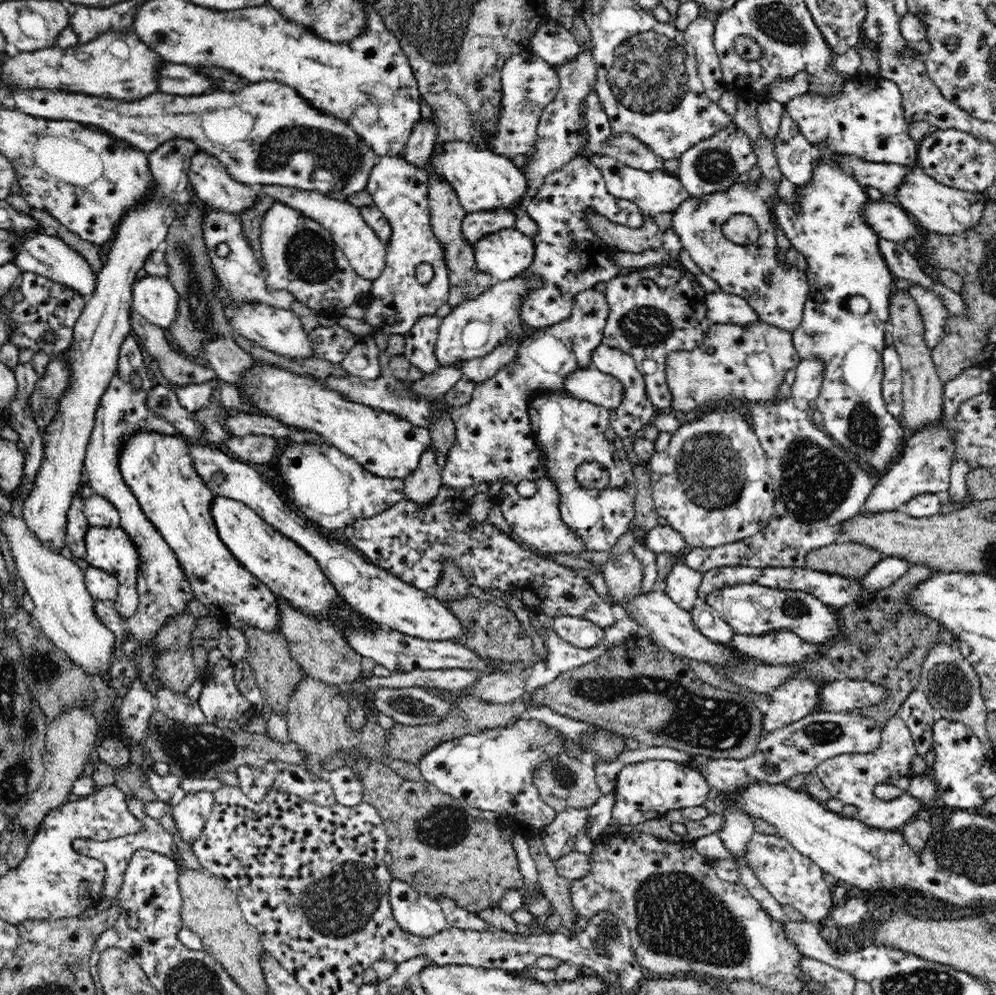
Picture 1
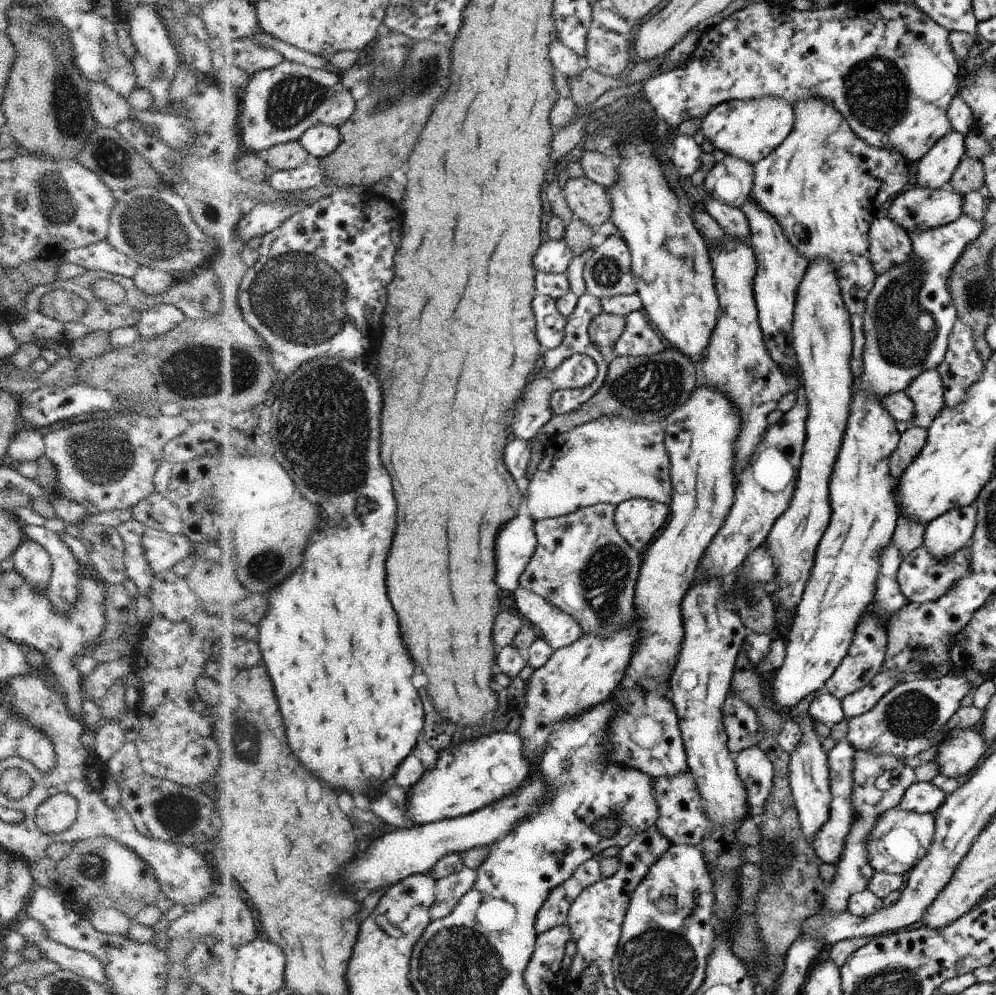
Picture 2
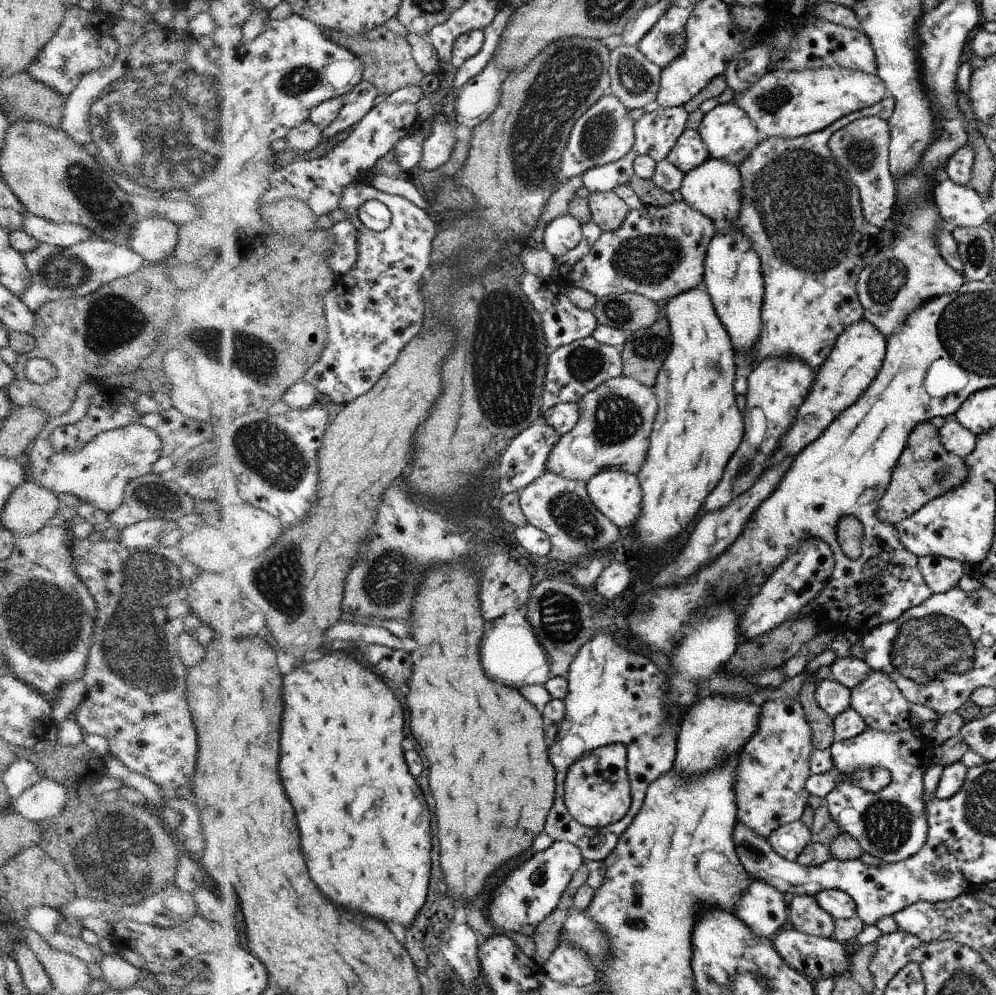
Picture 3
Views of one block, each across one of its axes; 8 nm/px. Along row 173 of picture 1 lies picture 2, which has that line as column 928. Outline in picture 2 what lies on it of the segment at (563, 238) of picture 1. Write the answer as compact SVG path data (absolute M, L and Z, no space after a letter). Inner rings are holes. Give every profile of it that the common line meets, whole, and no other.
M970 545L960 548L958 552L954 552L952 556L946 556L942 560L936 560L934 554L926 546L921 546L906 556L896 578L898 584L901 585L901 592L905 593L909 602L922 604L922 602L942 598L968 572L970 572Z

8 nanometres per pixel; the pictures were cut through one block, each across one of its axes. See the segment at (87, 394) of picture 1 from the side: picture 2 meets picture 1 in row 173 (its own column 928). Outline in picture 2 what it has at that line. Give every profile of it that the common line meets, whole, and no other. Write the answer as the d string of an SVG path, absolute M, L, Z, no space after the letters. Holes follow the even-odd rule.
M952 128L950 134L946 134L930 148L924 159L916 163L917 186L934 190L948 187L965 151L965 135Z

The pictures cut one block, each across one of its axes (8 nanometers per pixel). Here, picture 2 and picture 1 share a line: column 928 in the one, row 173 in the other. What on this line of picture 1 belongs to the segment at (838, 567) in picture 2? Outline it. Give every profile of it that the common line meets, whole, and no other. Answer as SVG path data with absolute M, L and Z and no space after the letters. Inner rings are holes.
M260 81L255 83L248 83L243 90L238 92L228 92L223 90L213 91L204 95L172 95L162 92L154 93L150 97L141 98L139 101L116 101L105 100L104 97L89 97L88 94L72 94L62 93L60 90L27 90L17 91L11 94L10 104L24 114L36 118L45 118L48 120L69 120L82 123L85 126L91 126L100 132L106 132L110 135L117 136L118 138L126 140L131 143L136 149L140 149L145 153L153 151L159 148L160 145L164 145L170 140L188 140L192 141L192 144L196 144L199 152L204 152L216 157L220 161L228 174L231 174L236 182L246 183L252 187L260 198L265 197L262 187L264 184L268 185L280 185L297 188L300 190L316 190L324 193L328 198L339 199L344 201L346 197L350 197L351 194L364 191L367 187L367 180L370 176L371 170L375 168L375 164L378 160L378 156L374 153L373 147L368 142L363 141L362 135L359 135L355 130L351 129L349 123L346 123L344 119L340 119L338 116L331 114L330 111L323 110L322 107L314 107L307 99L296 93L290 86L286 86L278 81Z

